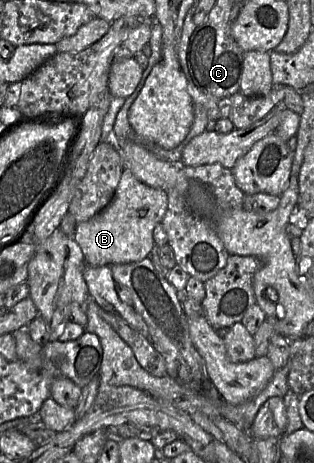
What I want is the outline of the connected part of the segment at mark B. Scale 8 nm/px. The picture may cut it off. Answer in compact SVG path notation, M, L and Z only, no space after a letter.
M124 169L108 206L76 226L73 238L83 252L86 265L111 266L137 262L149 257L154 247L153 230L161 223L167 207L165 191L142 183L131 171Z

